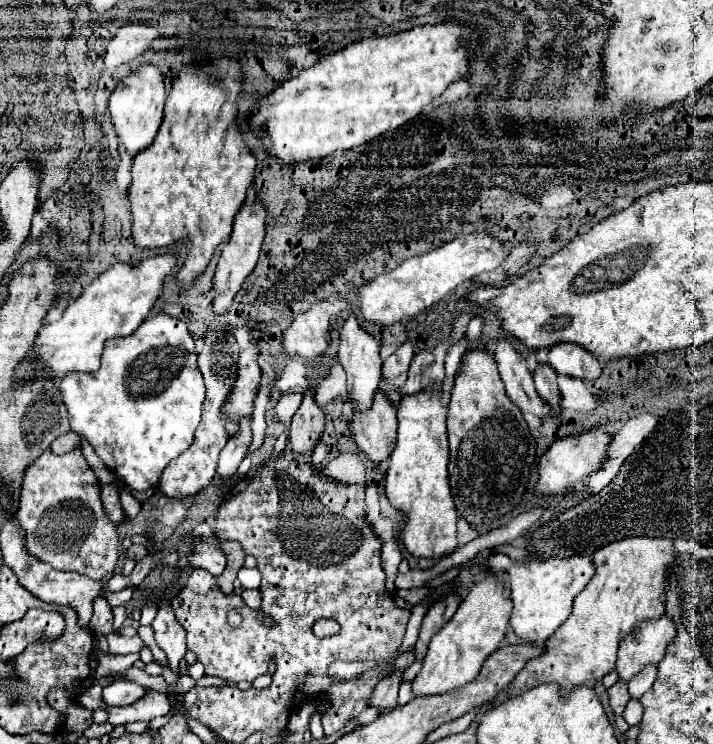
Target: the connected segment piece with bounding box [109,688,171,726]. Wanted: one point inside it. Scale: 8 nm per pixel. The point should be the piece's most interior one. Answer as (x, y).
(154, 703)

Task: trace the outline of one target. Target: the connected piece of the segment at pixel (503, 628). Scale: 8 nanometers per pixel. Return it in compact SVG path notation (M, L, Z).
M495 572L487 574L481 582L475 582L459 604L455 616L431 638L423 670L413 680L415 696L443 694L465 686L477 676L483 660L503 644L511 618L511 598L505 594L503 576L505 572Z

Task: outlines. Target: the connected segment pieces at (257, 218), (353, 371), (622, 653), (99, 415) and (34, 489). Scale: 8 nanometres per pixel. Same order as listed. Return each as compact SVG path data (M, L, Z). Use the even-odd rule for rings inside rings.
M255 198L251 204L245 202L241 206L241 210L237 212L235 222L233 222L231 238L229 238L229 242L221 250L219 264L217 264L215 278L213 278L213 286L217 290L215 300L213 300L215 312L221 314L221 312L225 312L231 306L231 300L239 292L243 280L255 268L257 258L259 258L259 250L261 250L261 244L263 244L263 238L265 238L265 222L267 222L267 208L265 208L265 204L261 204L259 198Z
M349 316L339 332L339 362L347 372L347 390L349 396L353 400L353 408L355 410L367 410L373 402L373 394L379 386L379 378L381 378L381 358L379 358L379 342L361 328L359 320L355 316Z
M663 614L659 620L639 622L629 636L625 636L619 644L617 652L617 672L619 678L631 680L645 664L657 664L675 638L677 630L673 618Z
M165 312L147 318L129 338L107 340L99 370L91 374L69 372L61 378L59 390L69 410L73 432L85 436L105 466L121 476L133 490L155 486L163 468L191 446L193 432L201 420L201 404L205 400L205 384L197 368L195 340L183 320Z
M81 448L67 454L45 450L27 470L21 486L17 522L25 530L27 550L55 570L73 570L93 580L113 572L119 556L117 526L103 512L99 480L85 462Z

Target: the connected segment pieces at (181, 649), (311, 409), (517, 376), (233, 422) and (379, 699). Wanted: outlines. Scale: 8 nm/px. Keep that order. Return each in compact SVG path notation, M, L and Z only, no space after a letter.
M161 604L159 606L159 612L157 612L151 626L153 626L153 632L155 632L157 646L167 654L169 668L177 674L179 672L179 662L183 660L187 648L185 648L185 630L177 622L171 604Z
M307 390L289 428L289 448L295 454L307 454L315 448L325 426L325 414L317 404L313 390Z
M505 338L497 340L497 350L495 350L495 360L499 366L501 380L507 388L507 396L521 408L529 410L535 416L543 416L543 400L535 390L531 372L525 366L525 358L513 348L513 344Z
M249 340L249 346L239 354L237 384L233 388L233 396L229 396L229 404L225 404L225 424L229 424L231 436L233 432L237 432L237 420L253 412L253 400L261 382L261 368L257 360L259 342Z
M397 670L391 676L387 676L385 680L381 680L381 684L377 684L369 704L393 710L397 706L397 692L399 692L401 680L403 680L403 670Z

